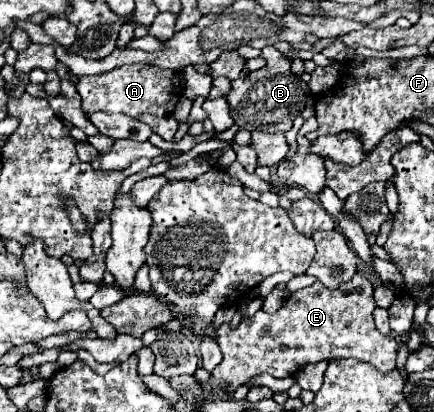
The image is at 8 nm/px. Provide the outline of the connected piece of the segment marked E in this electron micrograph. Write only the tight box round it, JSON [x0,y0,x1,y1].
[197,274,397,396]

